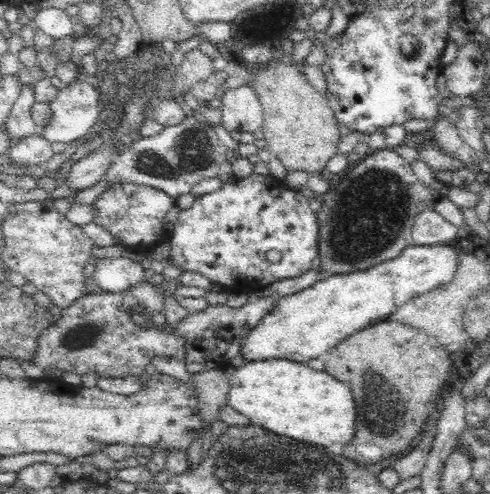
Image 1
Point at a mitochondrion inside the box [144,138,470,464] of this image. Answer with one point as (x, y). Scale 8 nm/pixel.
(372, 219)

